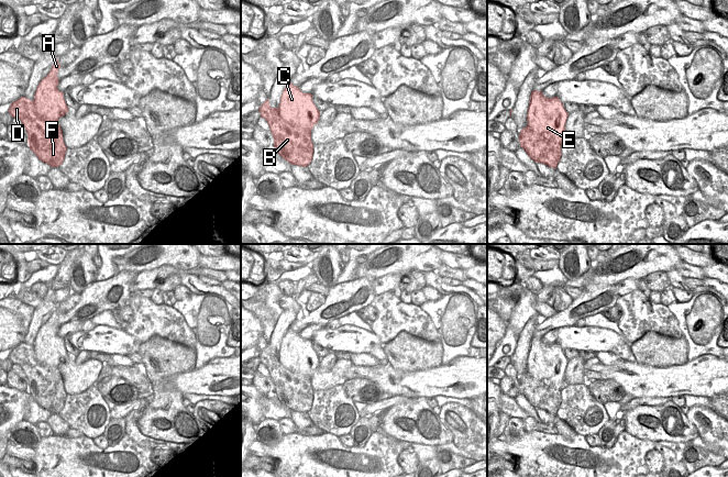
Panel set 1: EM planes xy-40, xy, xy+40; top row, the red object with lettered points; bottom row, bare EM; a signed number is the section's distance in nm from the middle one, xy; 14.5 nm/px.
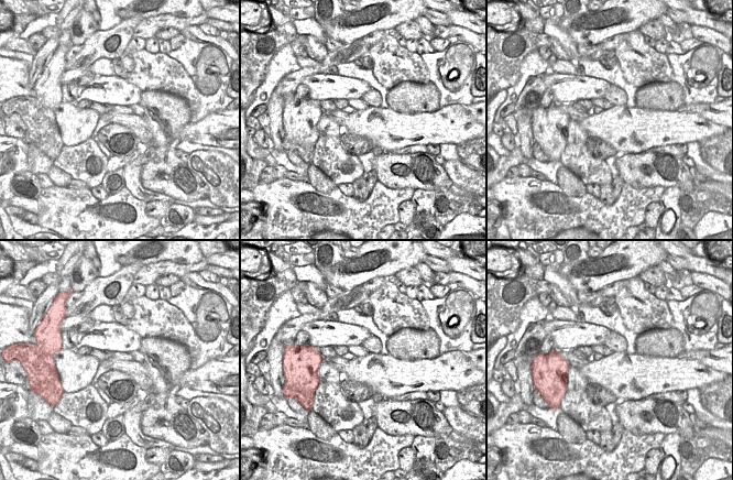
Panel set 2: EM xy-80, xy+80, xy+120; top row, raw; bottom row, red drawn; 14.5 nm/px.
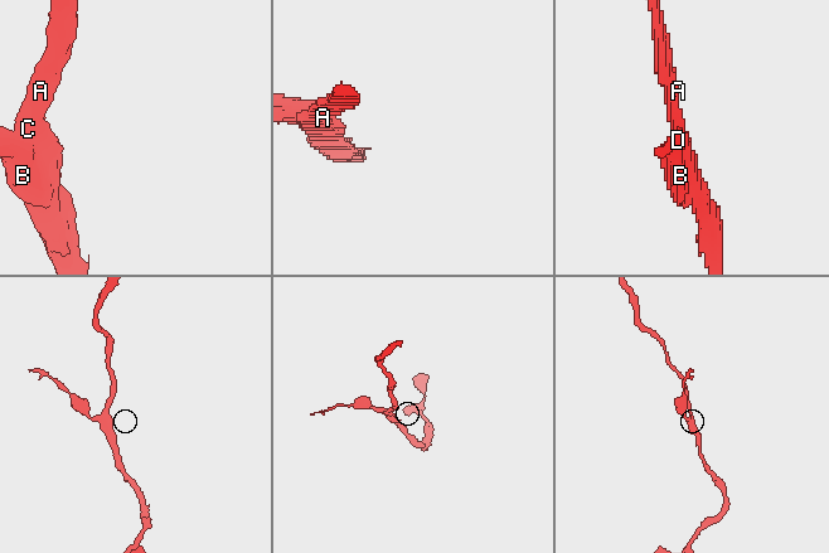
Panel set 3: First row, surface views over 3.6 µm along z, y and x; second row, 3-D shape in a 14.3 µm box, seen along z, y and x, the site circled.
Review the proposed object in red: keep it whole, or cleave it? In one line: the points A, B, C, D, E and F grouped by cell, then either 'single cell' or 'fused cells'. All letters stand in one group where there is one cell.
A C E / B D F; fused cells

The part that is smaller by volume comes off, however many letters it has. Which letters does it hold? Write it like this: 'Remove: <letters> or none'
Remove: B, D, F

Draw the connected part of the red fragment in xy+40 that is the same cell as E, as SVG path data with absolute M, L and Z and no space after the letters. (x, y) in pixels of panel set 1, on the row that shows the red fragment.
M533 90L530 96L527 121L530 127L541 135L538 147L563 144L565 123L569 113L558 97L547 98L542 91Z

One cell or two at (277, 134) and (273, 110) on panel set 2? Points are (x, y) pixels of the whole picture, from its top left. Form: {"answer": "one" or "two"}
{"answer": "one"}

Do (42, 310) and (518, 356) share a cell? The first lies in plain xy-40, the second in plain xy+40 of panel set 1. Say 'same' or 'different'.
same

